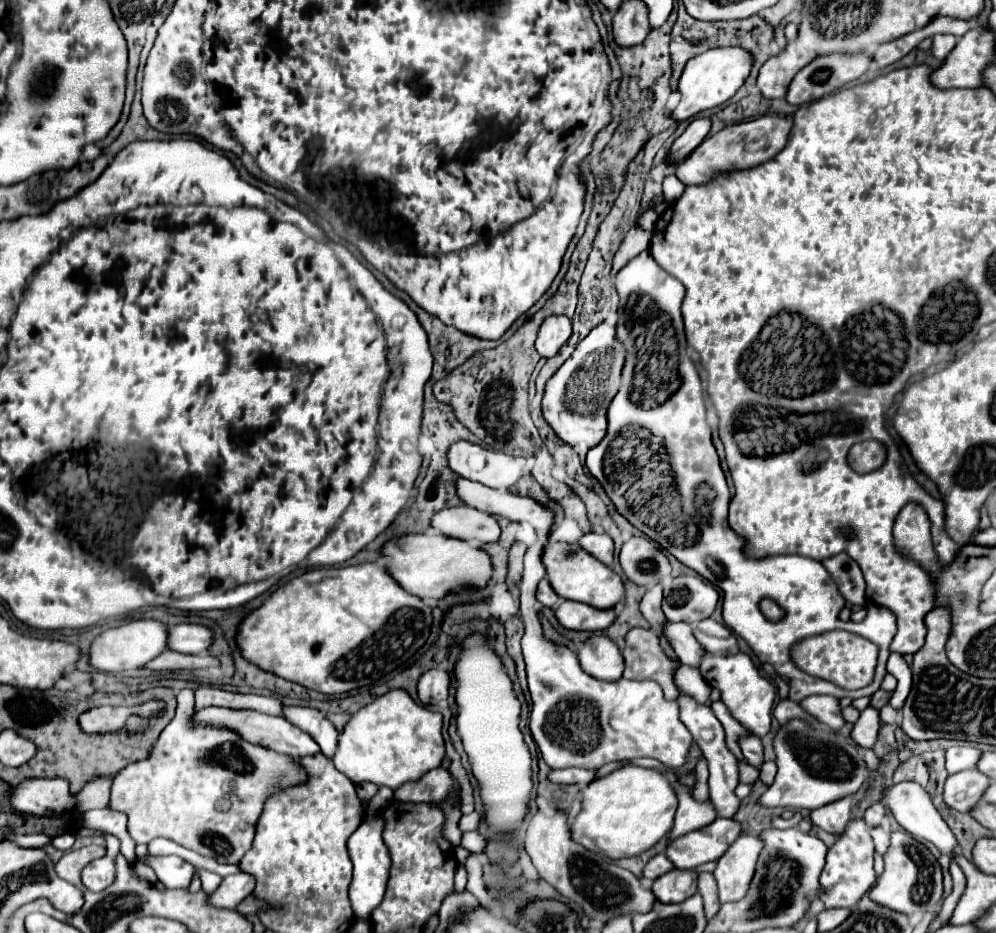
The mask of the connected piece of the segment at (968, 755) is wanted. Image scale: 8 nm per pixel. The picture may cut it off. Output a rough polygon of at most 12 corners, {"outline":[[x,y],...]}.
{"outline":[[974,746],[946,750],[948,774],[976,768],[980,750]]}

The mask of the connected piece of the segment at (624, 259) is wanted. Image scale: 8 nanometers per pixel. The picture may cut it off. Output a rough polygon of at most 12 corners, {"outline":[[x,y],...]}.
{"outline":[[634,228],[616,252],[612,276],[650,246],[652,232]]}

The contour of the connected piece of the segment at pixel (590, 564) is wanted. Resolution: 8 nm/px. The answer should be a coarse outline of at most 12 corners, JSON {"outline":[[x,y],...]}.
{"outline":[[550,542],[546,578],[560,598],[600,610],[624,600],[622,578],[578,544]]}

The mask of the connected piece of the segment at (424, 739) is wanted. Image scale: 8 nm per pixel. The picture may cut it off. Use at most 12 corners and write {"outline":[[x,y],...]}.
{"outline":[[390,690],[346,724],[334,766],[396,790],[438,768],[442,714]]}

